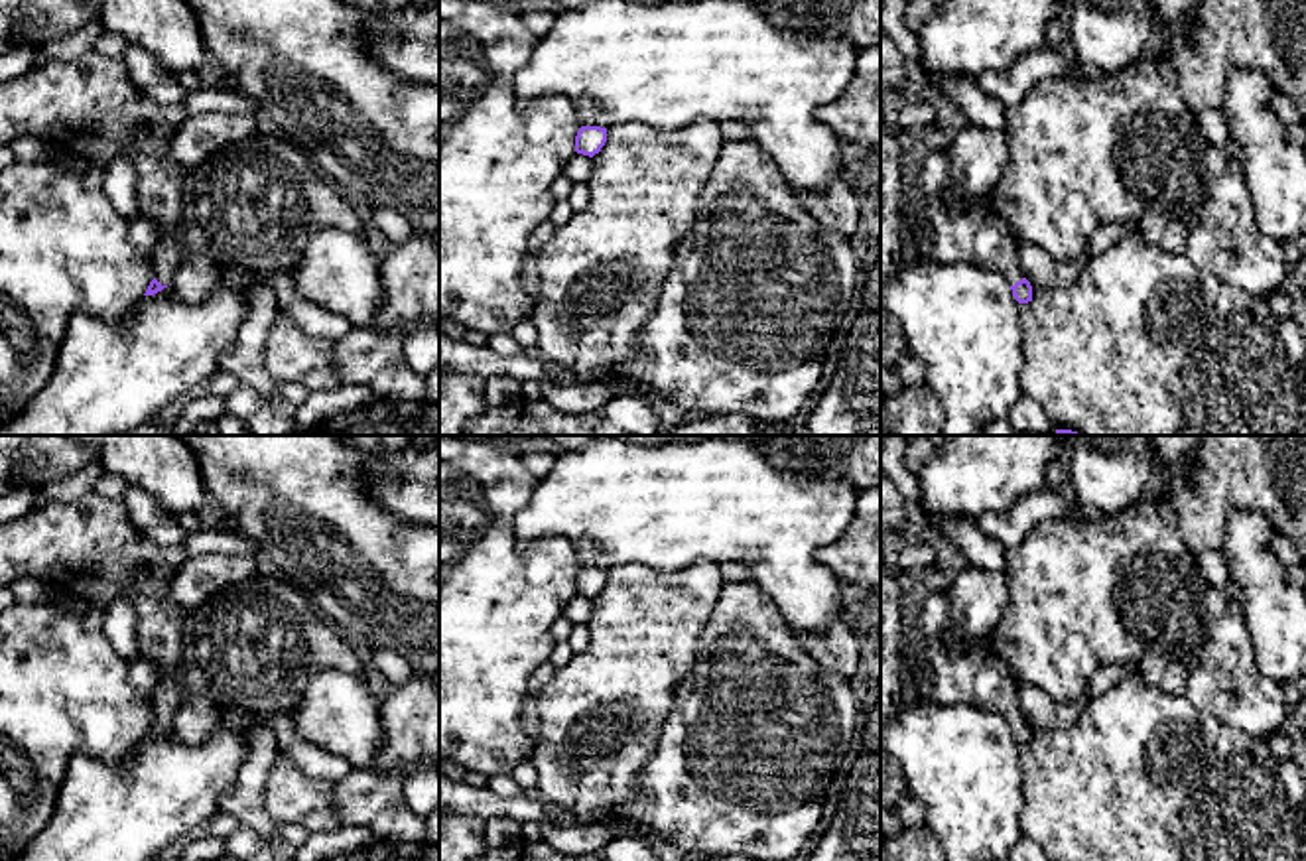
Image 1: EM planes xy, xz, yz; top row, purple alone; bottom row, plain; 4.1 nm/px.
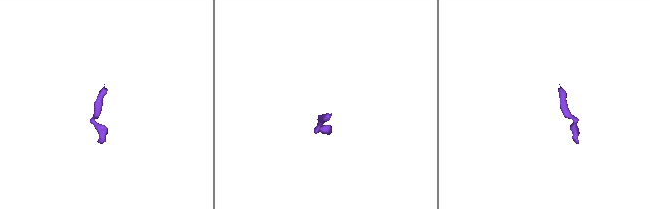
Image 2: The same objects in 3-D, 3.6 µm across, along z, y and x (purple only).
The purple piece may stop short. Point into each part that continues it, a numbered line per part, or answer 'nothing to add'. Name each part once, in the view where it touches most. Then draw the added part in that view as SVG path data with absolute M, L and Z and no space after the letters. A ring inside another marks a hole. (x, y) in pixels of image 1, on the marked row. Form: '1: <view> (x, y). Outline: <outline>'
1: xy (257, 205). Outline: M258 132L250 142L219 150L187 171L181 225L158 231L152 250L154 278L169 286L191 256L244 270L292 270L309 240L323 229L341 229L366 238L357 209L294 142Z

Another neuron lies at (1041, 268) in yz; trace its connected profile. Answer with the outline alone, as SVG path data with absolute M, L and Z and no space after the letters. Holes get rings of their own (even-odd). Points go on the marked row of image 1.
M1022 240L1016 242L1018 266L1022 276L1040 288L1072 284L1081 276L1083 268L1091 260L1091 256L1085 252L1074 260L1058 260L1034 244Z

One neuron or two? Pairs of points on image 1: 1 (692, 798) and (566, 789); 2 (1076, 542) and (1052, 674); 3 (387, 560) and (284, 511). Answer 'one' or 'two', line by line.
1: two
2: one
3: one

